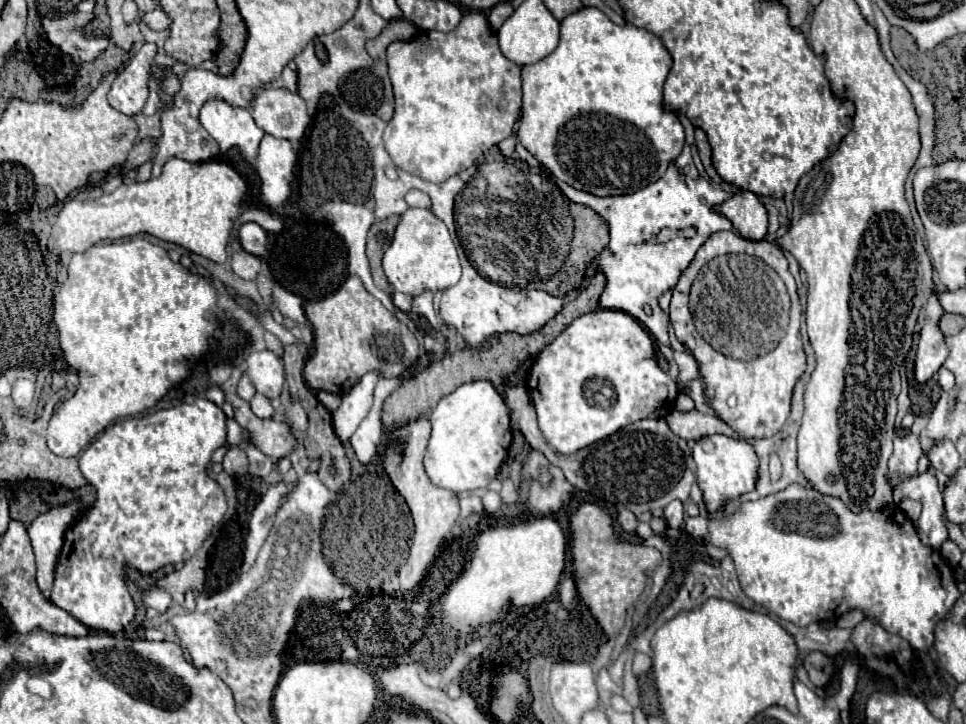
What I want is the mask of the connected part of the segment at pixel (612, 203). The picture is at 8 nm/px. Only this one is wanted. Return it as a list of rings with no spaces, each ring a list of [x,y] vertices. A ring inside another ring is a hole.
[[[687,146],[683,156],[677,158],[677,162],[673,162],[657,182],[631,194],[601,198],[583,190],[575,190],[573,186],[557,178],[555,184],[571,202],[583,202],[585,206],[601,214],[609,224],[611,254],[603,254],[603,258],[595,262],[595,268],[607,276],[607,286],[599,298],[601,308],[623,310],[631,314],[657,340],[669,346],[667,316],[661,310],[657,298],[677,284],[683,270],[691,264],[697,250],[711,234],[733,230],[733,224],[727,218],[711,212],[713,204],[727,200],[731,194],[713,188],[699,176]],[[645,302],[653,308],[653,316],[647,316],[643,312]]]

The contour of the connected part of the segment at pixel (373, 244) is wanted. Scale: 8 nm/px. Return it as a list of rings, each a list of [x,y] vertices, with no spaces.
[[[389,216],[387,220],[375,222],[367,236],[367,258],[371,264],[371,274],[373,274],[375,284],[381,290],[391,290],[391,286],[387,284],[387,278],[383,276],[381,258],[383,258],[383,252],[387,250],[387,244],[391,244],[391,236],[395,232],[397,222],[399,222],[399,216]]]

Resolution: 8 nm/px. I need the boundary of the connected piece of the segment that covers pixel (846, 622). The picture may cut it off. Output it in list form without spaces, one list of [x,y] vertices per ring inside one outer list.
[[[851,610],[851,612],[843,614],[843,616],[837,620],[837,626],[839,626],[839,628],[855,628],[863,618],[865,618],[863,612],[859,612],[859,610]]]

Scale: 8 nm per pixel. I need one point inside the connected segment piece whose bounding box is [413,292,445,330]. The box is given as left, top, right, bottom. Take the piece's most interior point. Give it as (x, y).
(422, 304)

